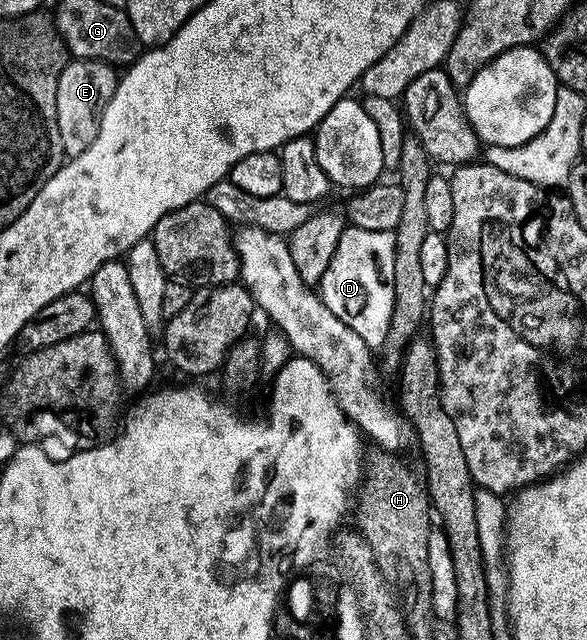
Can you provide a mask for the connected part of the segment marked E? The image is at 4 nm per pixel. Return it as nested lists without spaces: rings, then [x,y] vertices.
[[[73,59],[58,82],[58,126],[60,146],[69,157],[80,156],[98,138],[100,119],[116,93],[118,72],[113,65]]]

